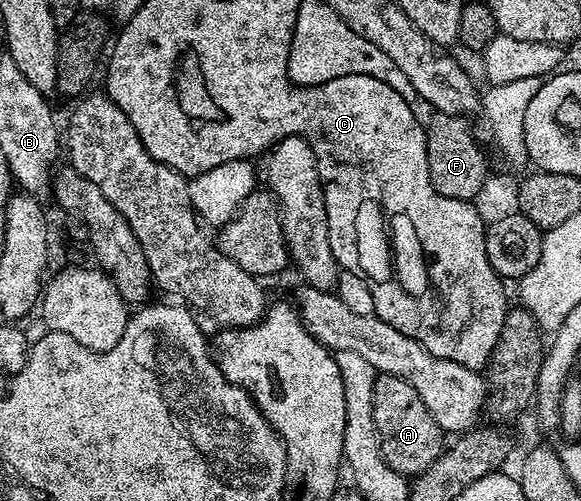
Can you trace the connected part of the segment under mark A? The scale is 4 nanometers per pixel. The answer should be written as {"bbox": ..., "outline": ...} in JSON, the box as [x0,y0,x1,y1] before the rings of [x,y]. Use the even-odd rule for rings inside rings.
{"bbox":[372,374,444,477],"outline":[[[379,374],[374,380],[372,393],[372,417],[376,421],[376,433],[380,437],[380,449],[384,461],[396,473],[407,477],[415,477],[424,473],[426,469],[444,450],[444,432],[440,425],[428,413],[428,405],[404,381],[395,375]]]}

